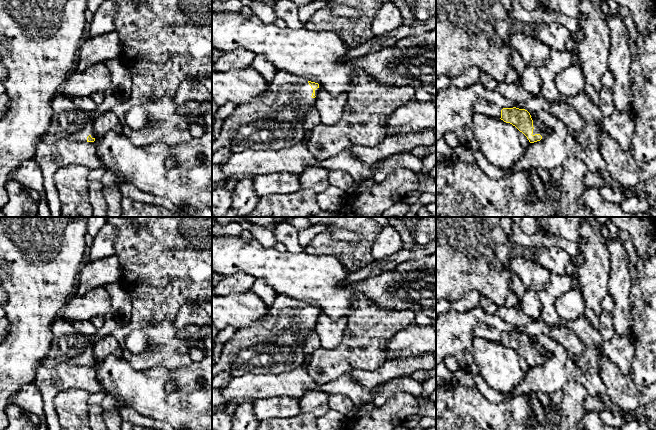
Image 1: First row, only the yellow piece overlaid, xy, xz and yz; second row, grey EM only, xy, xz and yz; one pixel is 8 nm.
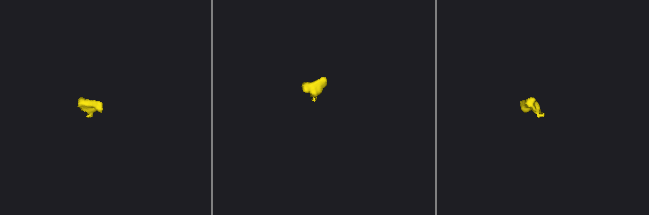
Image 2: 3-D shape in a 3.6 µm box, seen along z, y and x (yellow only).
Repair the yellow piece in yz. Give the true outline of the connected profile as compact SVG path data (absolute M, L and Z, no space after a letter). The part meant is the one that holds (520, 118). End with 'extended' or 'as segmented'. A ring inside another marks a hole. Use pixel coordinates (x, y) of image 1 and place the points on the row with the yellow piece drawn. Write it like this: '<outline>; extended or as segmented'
M503 108L500 119L515 126L530 143L540 141L553 132L551 128L541 123L534 113L525 109Z; extended

